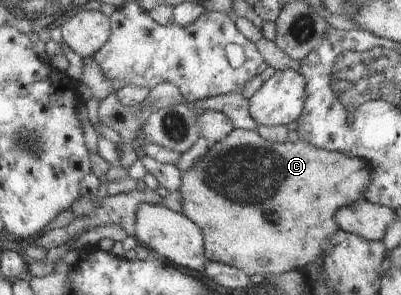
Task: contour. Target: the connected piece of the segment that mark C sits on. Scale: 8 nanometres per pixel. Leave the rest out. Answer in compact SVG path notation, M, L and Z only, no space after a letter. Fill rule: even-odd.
M236 129L221 142L210 145L209 152L203 156L191 170L182 173L182 184L179 188L181 193L181 204L183 204L183 214L189 217L204 232L206 244L206 257L209 261L221 262L239 270L243 270L249 276L255 275L283 275L295 270L302 270L310 263L315 263L319 256L323 254L323 244L339 230L339 223L336 221L336 214L339 208L349 206L353 202L359 202L364 198L365 186L371 182L373 168L369 162L356 156L347 156L341 152L327 152L319 150L306 140L299 139L297 142L290 140L284 143L272 143L265 140L258 131Z

